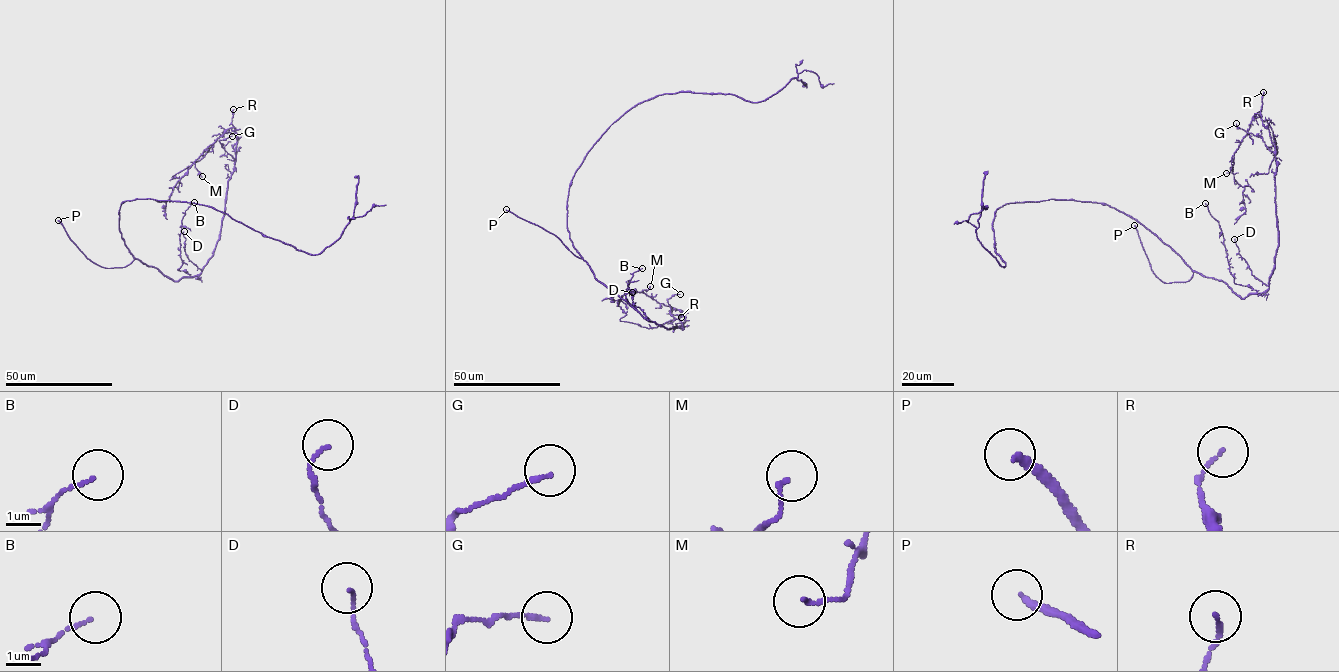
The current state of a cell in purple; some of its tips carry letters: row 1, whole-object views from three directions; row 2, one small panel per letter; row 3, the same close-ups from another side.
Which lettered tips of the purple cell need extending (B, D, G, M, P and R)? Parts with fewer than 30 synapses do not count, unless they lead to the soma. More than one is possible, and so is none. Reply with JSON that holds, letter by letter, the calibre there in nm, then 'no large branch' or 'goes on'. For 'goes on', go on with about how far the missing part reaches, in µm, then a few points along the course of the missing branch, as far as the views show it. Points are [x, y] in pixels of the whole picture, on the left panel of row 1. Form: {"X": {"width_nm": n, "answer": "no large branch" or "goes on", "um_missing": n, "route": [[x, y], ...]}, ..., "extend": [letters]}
{"B": {"width_nm": 70, "answer": "no large branch"}, "D": {"width_nm": 90, "answer": "no large branch"}, "G": {"width_nm": 100, "answer": "no large branch"}, "M": {"width_nm": 110, "answer": "no large branch"}, "P": {"width_nm": 240, "answer": "goes on", "um_missing": 2}, "R": {"width_nm": 110, "answer": "no large branch"}, "extend": ["P"]}

